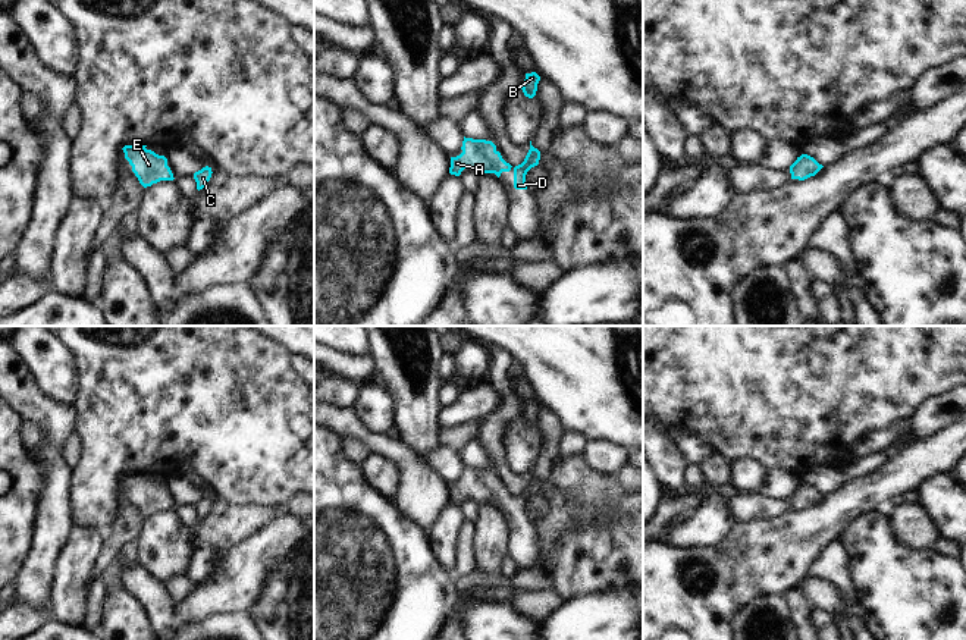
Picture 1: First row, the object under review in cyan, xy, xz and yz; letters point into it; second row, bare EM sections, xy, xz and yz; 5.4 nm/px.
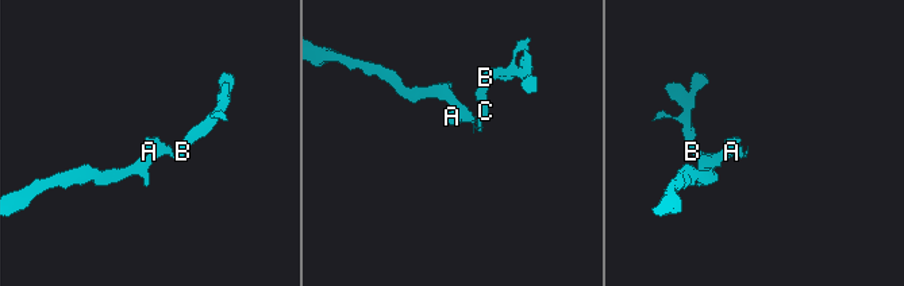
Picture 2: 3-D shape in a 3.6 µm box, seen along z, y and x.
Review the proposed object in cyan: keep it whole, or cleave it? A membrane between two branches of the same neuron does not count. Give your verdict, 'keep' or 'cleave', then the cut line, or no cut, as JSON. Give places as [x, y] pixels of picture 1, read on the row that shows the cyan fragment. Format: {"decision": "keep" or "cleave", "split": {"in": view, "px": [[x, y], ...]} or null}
{"decision": "keep", "split": null}

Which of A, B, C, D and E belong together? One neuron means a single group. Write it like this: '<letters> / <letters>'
A B C D E

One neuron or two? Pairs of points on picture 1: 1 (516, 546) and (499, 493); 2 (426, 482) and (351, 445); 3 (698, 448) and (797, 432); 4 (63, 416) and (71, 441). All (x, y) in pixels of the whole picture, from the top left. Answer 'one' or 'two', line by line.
1: one
2: two
3: two
4: two

